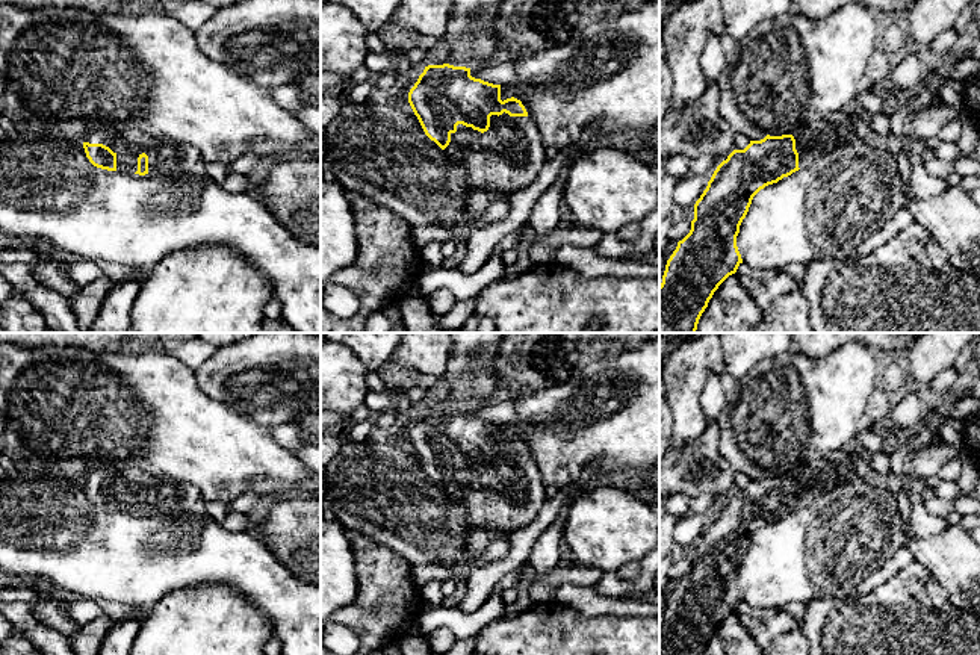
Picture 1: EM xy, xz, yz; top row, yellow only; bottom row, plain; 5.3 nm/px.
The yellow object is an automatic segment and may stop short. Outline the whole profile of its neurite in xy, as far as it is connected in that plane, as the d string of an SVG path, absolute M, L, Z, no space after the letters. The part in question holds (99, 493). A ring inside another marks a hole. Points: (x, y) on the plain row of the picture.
M129 466L95 469L86 475L83 487L97 507L139 514L192 513L203 501L201 492L192 484Z

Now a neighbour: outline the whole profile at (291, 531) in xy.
M321 498L277 502L253 532L305 584L321 585Z

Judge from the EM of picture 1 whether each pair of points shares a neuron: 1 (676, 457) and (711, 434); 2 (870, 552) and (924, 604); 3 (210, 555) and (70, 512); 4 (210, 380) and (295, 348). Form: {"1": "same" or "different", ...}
{"1": "same", "2": "different", "3": "same", "4": "same"}

